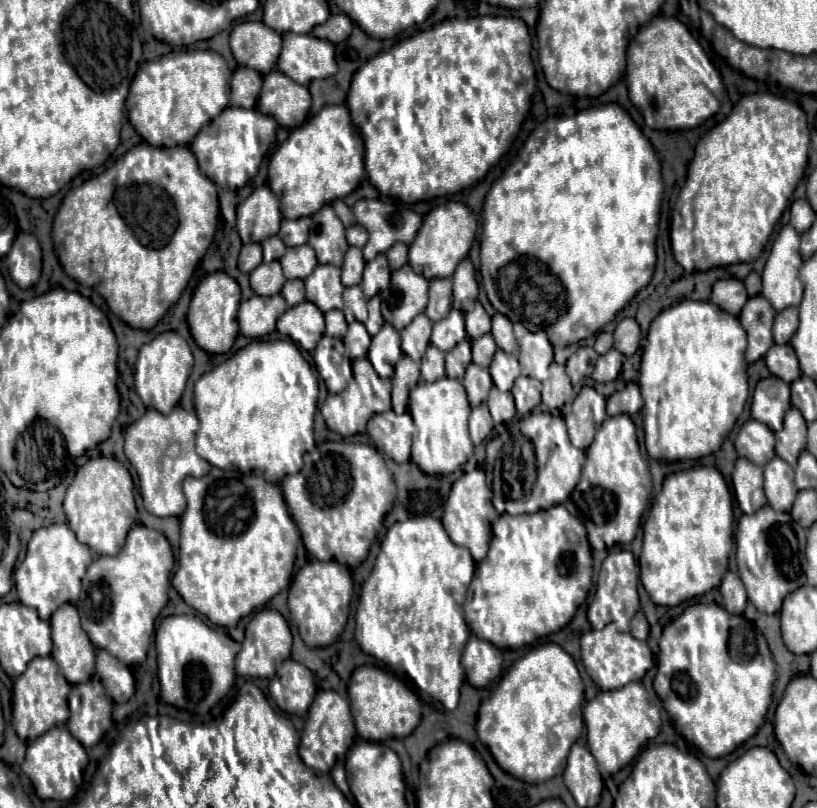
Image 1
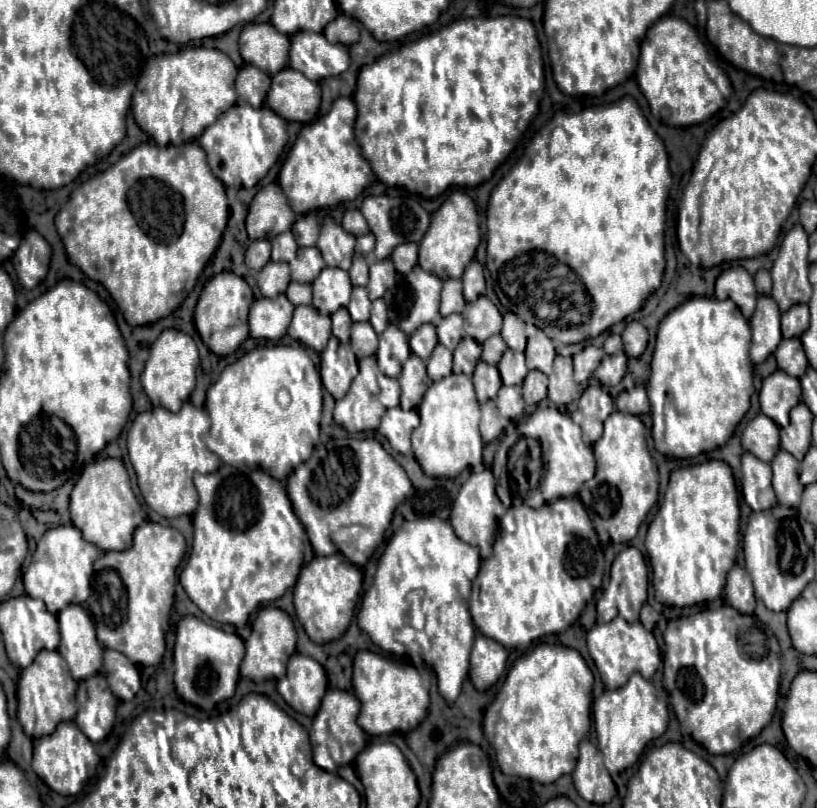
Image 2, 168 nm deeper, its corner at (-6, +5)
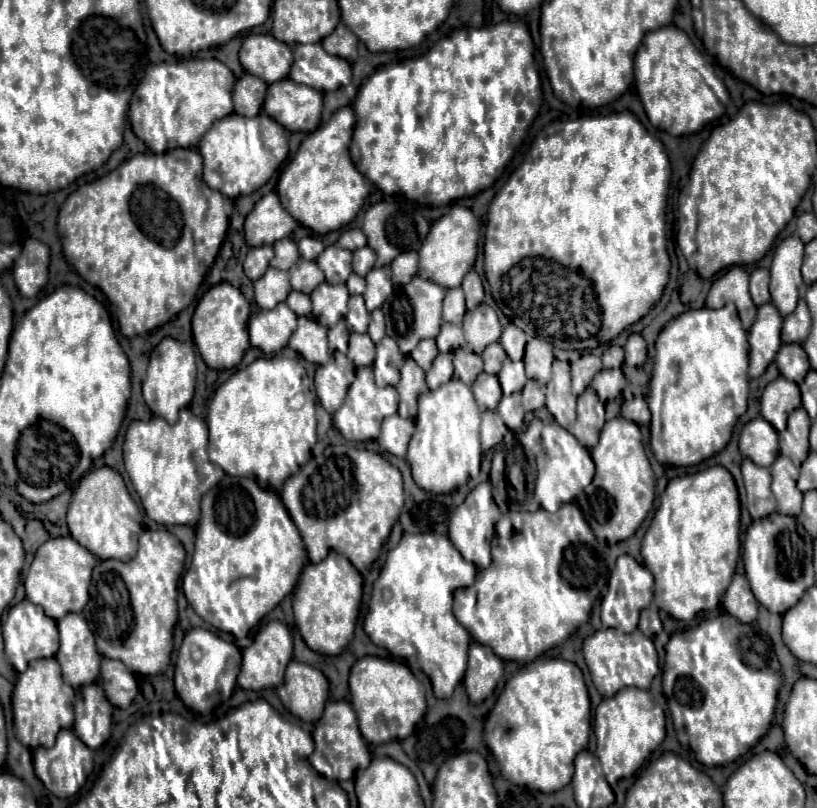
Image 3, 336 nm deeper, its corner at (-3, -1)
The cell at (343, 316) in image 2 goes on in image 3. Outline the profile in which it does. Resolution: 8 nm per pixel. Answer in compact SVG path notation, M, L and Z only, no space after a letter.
M340 320L330 332L328 332L328 342L330 342L330 350L332 352L342 352L342 354L346 354L346 350L348 350L348 328L346 328L346 324L344 324L344 320Z

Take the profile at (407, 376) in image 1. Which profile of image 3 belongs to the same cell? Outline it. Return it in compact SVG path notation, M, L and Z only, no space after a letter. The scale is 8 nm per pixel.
M408 356L402 370L400 370L400 382L396 386L400 394L400 416L414 420L416 418L416 400L420 394L428 392L428 386L424 382L424 370Z

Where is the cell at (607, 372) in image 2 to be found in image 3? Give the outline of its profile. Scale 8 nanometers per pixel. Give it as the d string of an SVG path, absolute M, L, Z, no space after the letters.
M604 368L594 376L590 386L596 390L596 394L602 402L608 402L608 400L614 400L622 392L622 388L626 386L626 380L624 380L624 374L620 368L614 368L614 370Z

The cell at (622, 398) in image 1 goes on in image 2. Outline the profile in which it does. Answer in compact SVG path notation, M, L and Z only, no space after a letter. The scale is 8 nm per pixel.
M637 384L631 390L623 390L617 396L615 406L617 406L617 410L629 412L629 414L635 414L635 416L647 414L649 412L649 400L647 400L647 394L645 394L645 386Z

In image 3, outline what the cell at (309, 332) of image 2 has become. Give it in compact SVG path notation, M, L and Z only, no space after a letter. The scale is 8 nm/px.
M300 316L298 318L298 328L292 332L288 346L302 354L306 362L310 364L328 364L330 354L328 354L328 338L326 338L326 328L320 326L314 318Z

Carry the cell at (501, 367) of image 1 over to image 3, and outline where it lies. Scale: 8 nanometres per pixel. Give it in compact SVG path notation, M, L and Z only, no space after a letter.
M504 360L502 370L498 374L500 386L504 394L514 394L520 392L524 388L524 384L528 382L526 374L524 374L524 362L512 362L512 360Z

